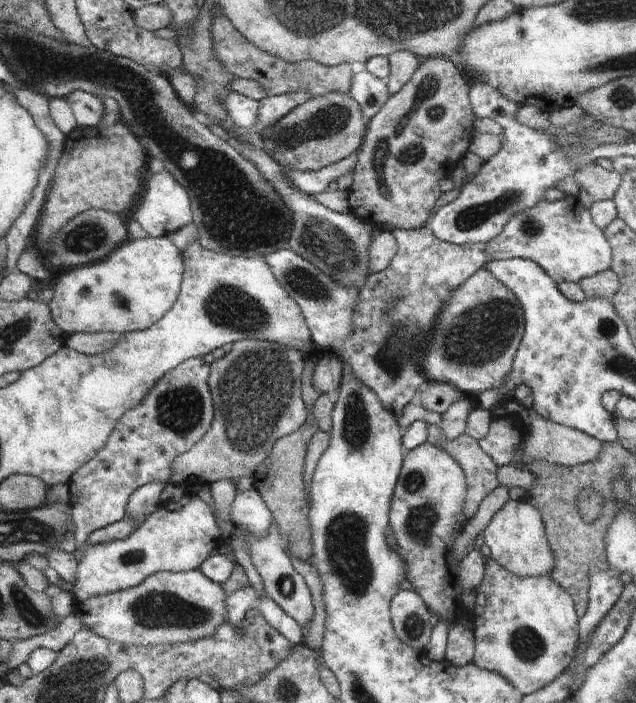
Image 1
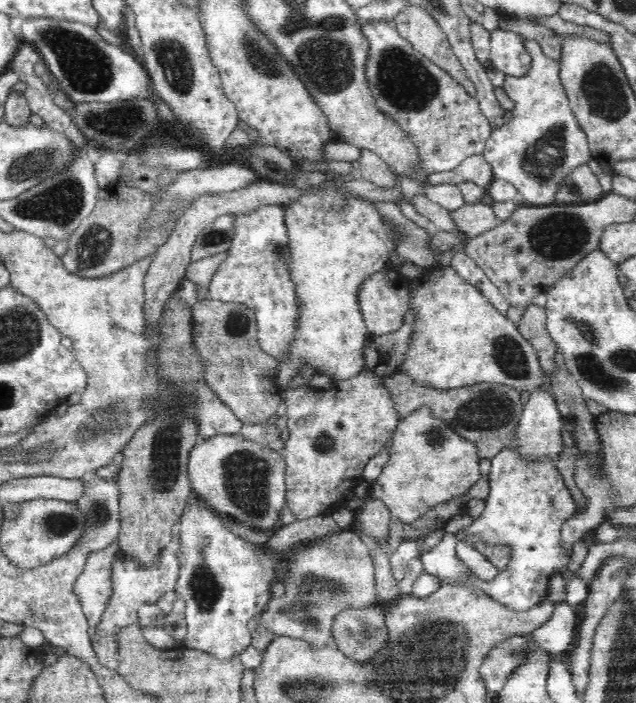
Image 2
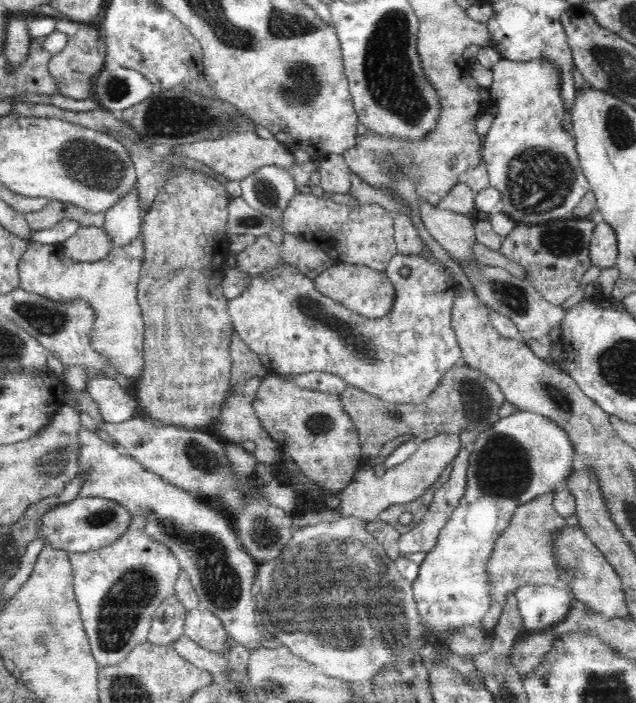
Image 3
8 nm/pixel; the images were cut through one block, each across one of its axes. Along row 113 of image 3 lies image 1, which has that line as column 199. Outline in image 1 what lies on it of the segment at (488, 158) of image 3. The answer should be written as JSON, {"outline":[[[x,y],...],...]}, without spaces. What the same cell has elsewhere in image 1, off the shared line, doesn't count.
{"outline":[[[187,491],[181,500],[160,504],[158,510],[126,538],[88,548],[82,560],[77,562],[76,584],[70,592],[72,604],[140,586],[156,572],[197,569],[215,553],[220,543],[220,530],[210,506],[196,493]]]}

